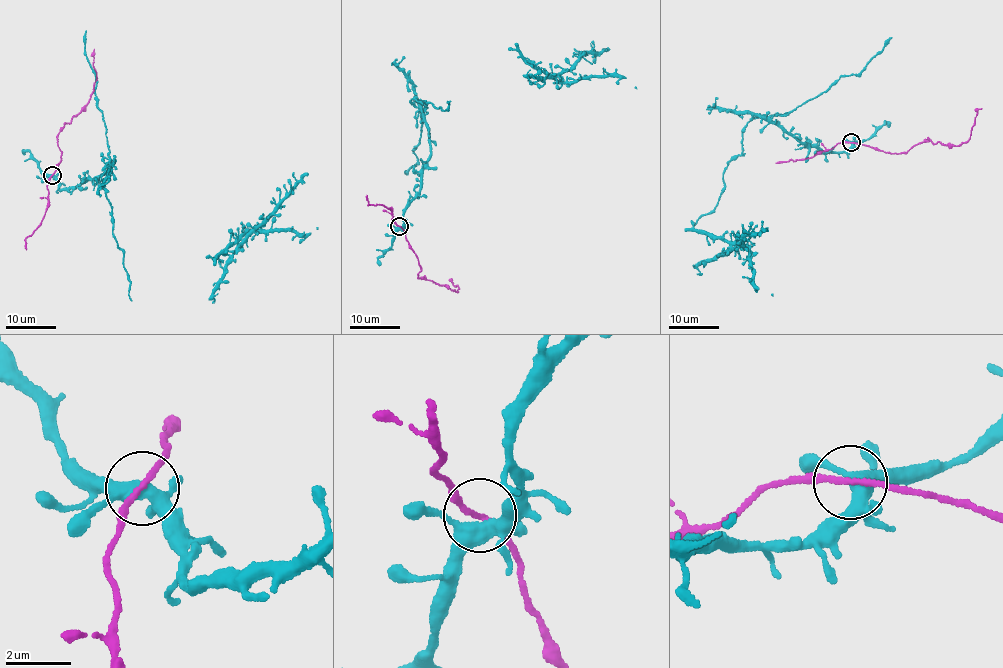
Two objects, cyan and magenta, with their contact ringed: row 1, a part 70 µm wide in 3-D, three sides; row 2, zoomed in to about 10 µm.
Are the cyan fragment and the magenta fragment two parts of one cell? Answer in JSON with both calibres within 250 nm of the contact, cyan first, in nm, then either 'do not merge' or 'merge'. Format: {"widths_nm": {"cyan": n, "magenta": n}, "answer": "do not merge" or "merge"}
{"widths_nm": {"cyan": 400, "magenta": 150}, "answer": "merge"}

